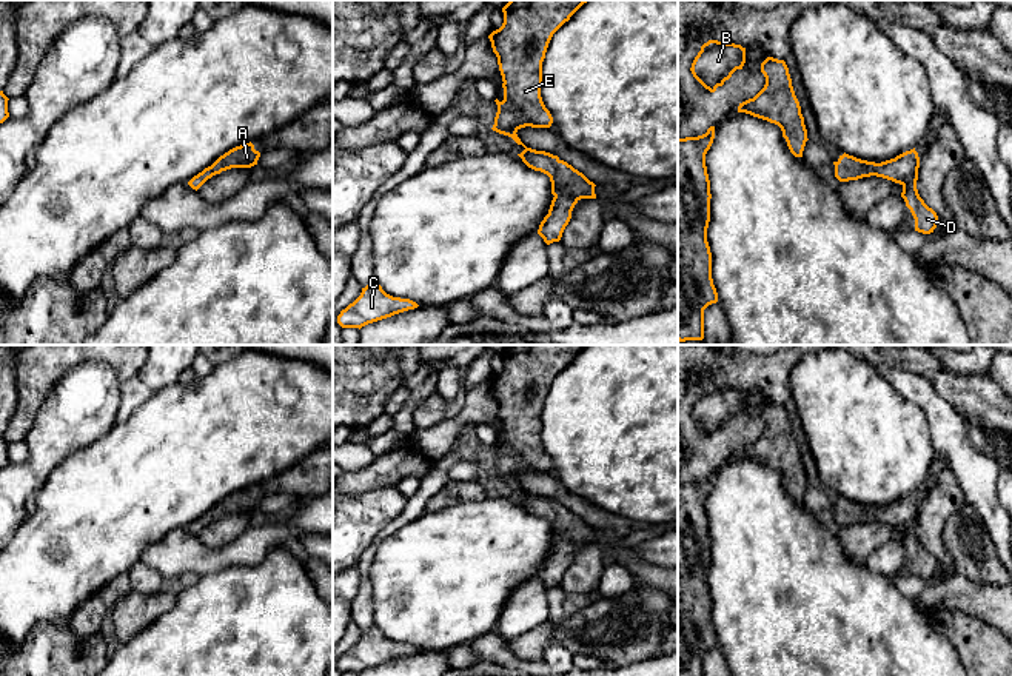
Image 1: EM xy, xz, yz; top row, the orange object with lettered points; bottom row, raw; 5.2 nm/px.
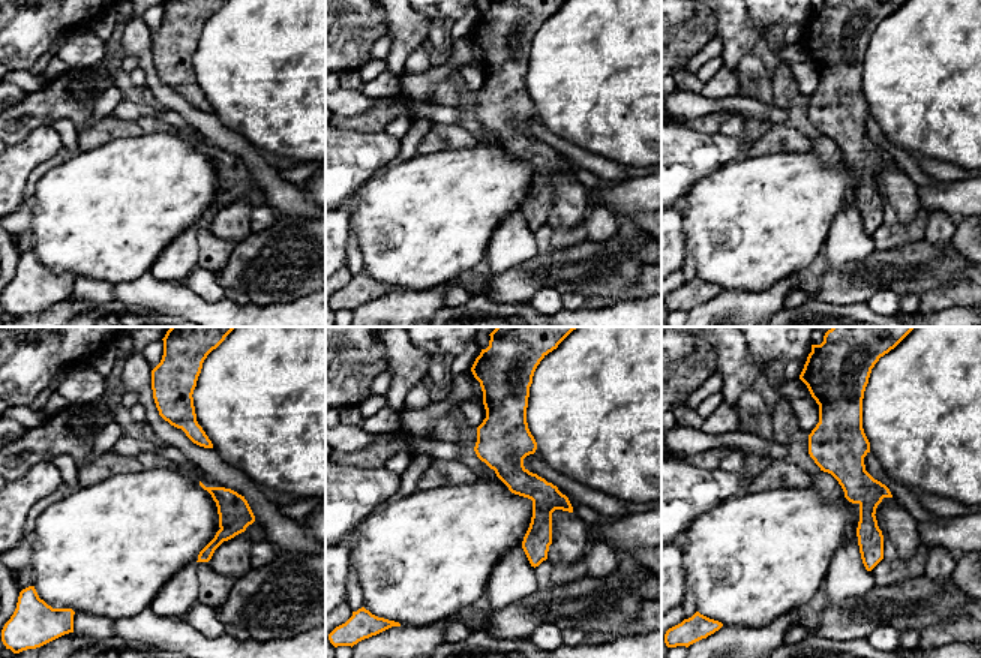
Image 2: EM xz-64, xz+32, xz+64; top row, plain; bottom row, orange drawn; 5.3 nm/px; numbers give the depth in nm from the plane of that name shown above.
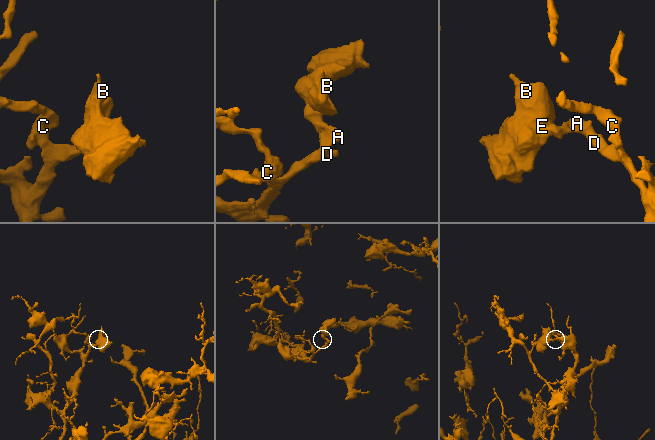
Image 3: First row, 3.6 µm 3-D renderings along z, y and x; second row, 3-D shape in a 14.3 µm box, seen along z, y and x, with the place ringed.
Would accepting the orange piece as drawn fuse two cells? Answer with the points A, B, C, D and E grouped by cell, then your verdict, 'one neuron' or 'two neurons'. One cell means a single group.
A B C D E | one neuron

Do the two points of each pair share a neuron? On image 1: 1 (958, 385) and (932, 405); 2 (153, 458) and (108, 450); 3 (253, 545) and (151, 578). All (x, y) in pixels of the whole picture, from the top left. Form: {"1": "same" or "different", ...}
{"1": "different", "2": "same", "3": "different"}

